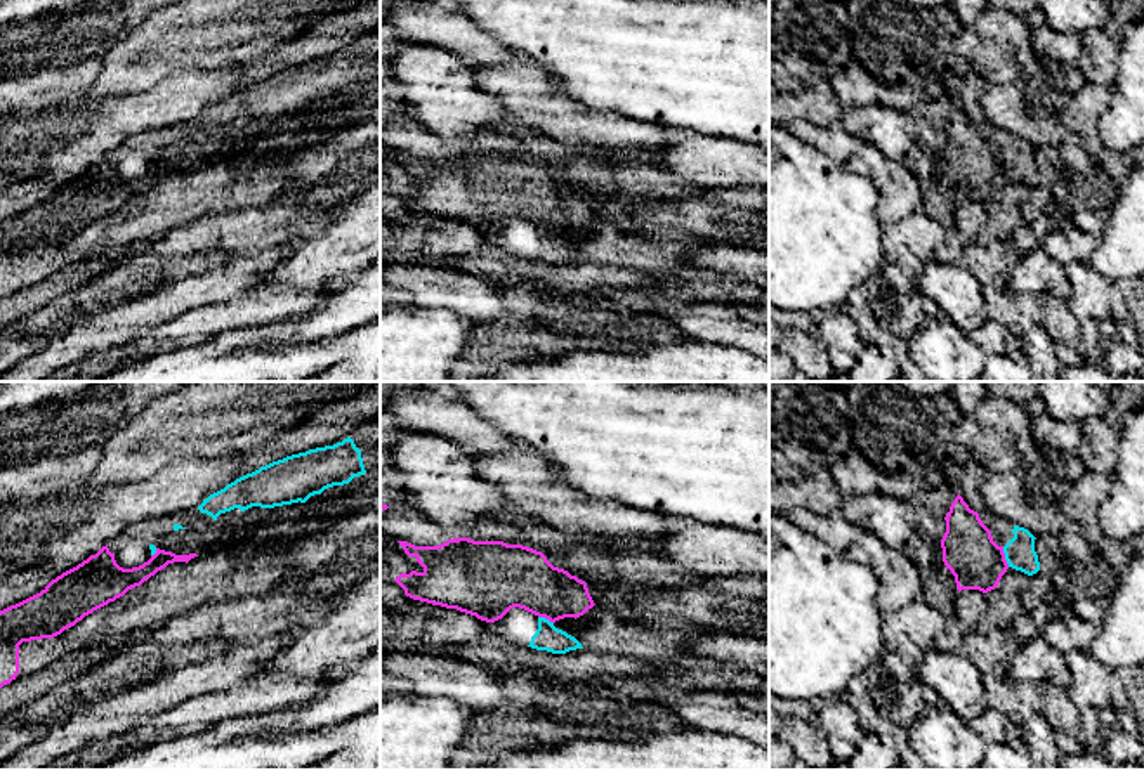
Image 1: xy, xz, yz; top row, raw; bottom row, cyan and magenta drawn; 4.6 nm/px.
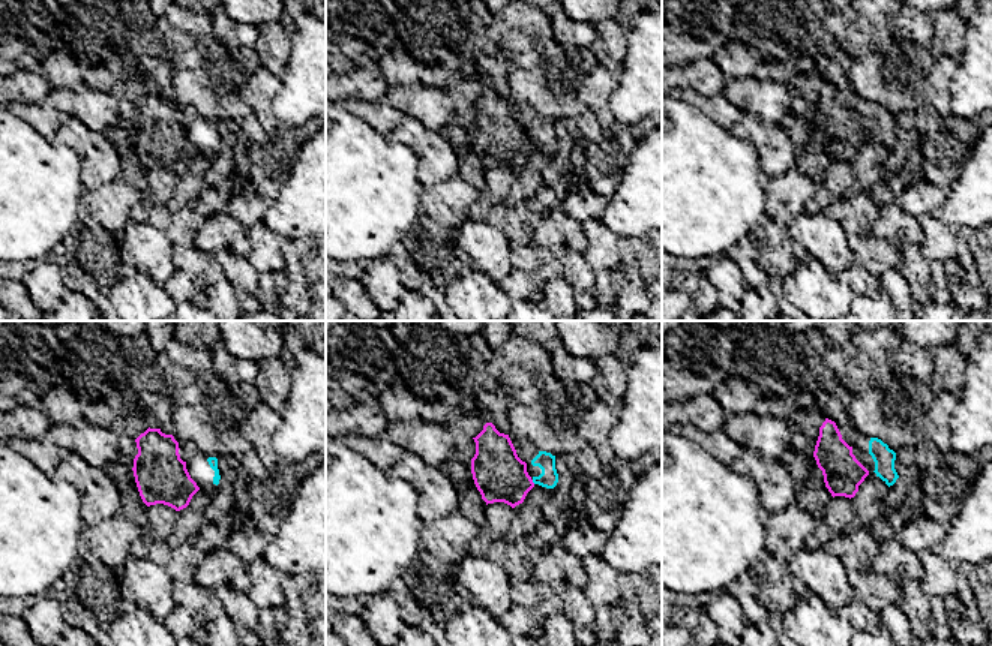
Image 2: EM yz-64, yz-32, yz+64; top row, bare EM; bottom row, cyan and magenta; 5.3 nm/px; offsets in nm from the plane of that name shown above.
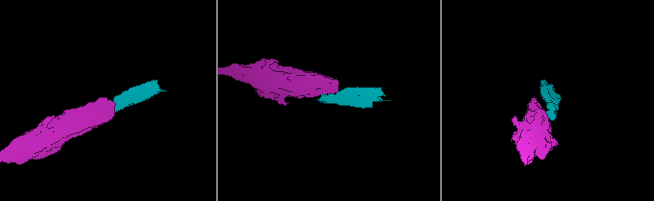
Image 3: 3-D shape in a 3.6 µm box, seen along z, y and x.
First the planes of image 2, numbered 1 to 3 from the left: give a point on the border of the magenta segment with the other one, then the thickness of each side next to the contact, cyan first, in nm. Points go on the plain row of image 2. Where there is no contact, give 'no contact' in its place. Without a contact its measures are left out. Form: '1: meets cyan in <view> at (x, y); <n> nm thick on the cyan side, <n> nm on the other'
1: no contact
2: meets cyan in yz-32 at (533, 146); 100 nm thick on the cyan side, 280 nm on the other
3: no contact

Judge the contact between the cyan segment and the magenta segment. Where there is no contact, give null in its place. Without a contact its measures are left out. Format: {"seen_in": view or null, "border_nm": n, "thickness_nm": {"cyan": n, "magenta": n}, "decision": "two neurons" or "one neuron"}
{"seen_in": "yz", "border_nm": 100, "thickness_nm": {"cyan": 140, "magenta": 240}, "decision": "one neuron"}

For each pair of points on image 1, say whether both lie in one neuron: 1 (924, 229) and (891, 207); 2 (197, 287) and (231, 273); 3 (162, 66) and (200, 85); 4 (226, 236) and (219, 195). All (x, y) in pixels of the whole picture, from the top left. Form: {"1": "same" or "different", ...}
{"1": "different", "2": "same", "3": "different", "4": "different"}

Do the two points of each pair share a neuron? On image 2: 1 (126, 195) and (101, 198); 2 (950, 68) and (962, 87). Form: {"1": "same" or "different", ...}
{"1": "same", "2": "different"}

